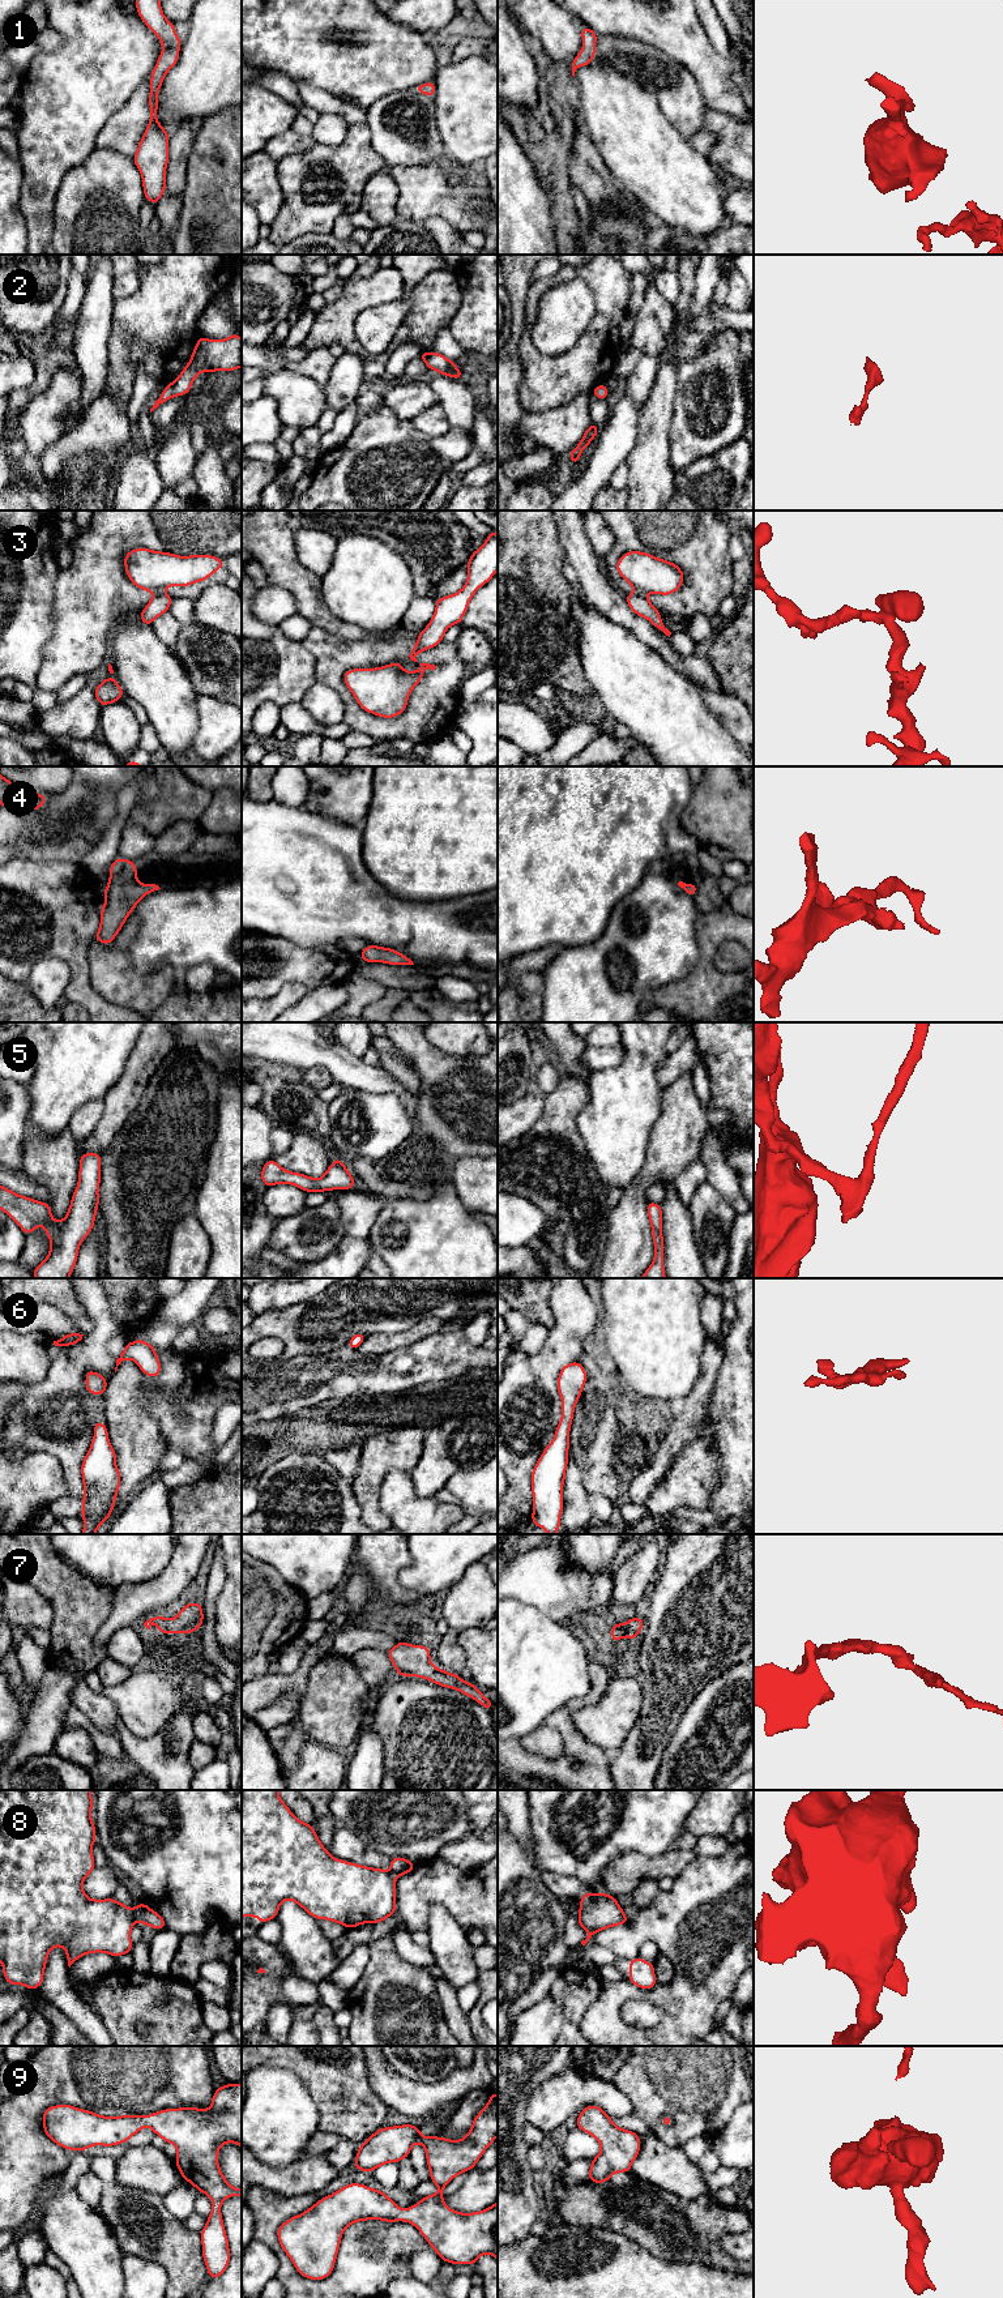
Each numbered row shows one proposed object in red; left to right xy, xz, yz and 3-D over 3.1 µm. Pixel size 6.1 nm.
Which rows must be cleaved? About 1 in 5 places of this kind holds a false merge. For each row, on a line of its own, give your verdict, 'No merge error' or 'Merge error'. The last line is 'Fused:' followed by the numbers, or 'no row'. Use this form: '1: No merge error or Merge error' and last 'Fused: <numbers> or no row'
1: No merge error
2: No merge error
3: Merge error
4: No merge error
5: No merge error
6: No merge error
7: No merge error
8: Merge error
9: No merge error
Fused: 3, 8

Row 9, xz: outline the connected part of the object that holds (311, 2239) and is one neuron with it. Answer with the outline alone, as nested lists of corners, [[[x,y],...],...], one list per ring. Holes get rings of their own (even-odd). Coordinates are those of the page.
[[[498,2093],[491,2094],[487,2105],[477,2114],[471,2128],[462,2140],[422,2136],[419,2127],[413,2124],[379,2128],[359,2147],[354,2167],[371,2173],[384,2164],[400,2162],[409,2157],[414,2144],[421,2143],[426,2150],[430,2179],[438,2186],[439,2192],[424,2196],[415,2205],[404,2211],[380,2190],[359,2183],[346,2184],[334,2194],[320,2199],[299,2216],[285,2221],[277,2230],[281,2247],[303,2277],[324,2280],[330,2276],[334,2268],[341,2237],[346,2227],[357,2221],[396,2222],[400,2220],[414,2225],[443,2261],[473,2265],[483,2254],[490,2254],[498,2260],[498,2201],[481,2212],[461,2213],[449,2209],[443,2200],[444,2187],[458,2174],[475,2167],[496,2136]]]

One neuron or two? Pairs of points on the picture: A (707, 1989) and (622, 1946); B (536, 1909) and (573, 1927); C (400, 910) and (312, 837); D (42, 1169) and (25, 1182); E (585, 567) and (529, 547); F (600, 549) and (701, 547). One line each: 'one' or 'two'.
A: one
B: two
C: one
D: two
E: two
F: two

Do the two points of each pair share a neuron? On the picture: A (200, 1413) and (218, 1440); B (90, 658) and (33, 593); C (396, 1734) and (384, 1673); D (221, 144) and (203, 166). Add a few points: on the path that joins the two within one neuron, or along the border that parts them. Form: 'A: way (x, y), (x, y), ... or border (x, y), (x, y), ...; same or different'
A: border (225, 1402), (214, 1417), (212, 1447), (196, 1457); different
B: border (55, 584), (52, 635), (43, 644); different
C: border (398, 1675), (388, 1684); different
D: way (217, 149), (208, 161); same

